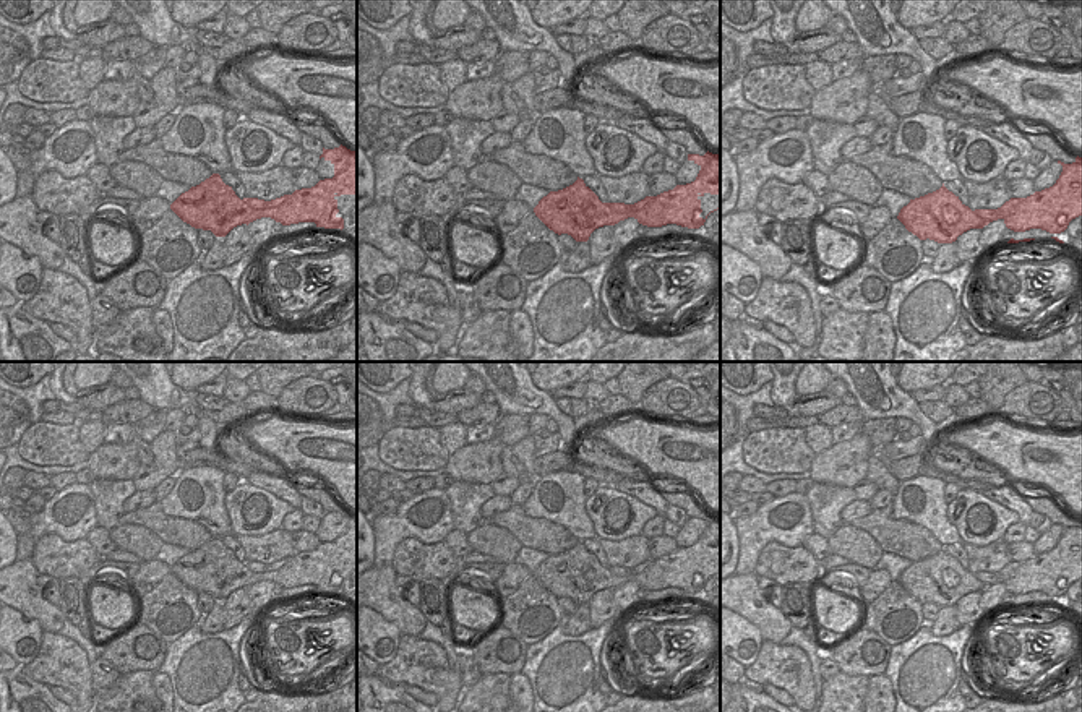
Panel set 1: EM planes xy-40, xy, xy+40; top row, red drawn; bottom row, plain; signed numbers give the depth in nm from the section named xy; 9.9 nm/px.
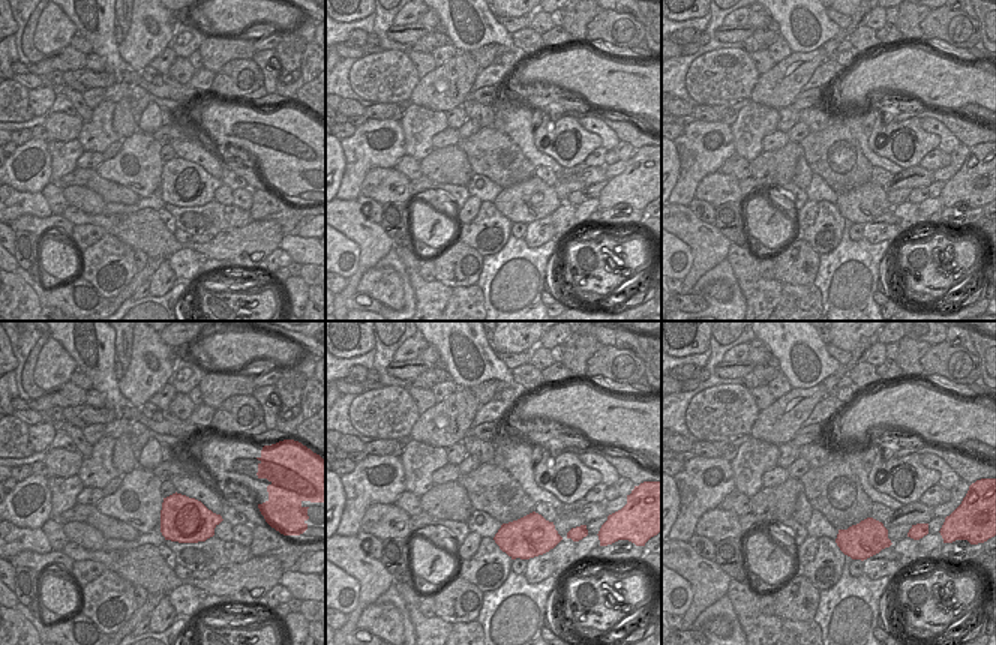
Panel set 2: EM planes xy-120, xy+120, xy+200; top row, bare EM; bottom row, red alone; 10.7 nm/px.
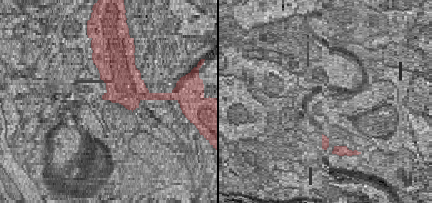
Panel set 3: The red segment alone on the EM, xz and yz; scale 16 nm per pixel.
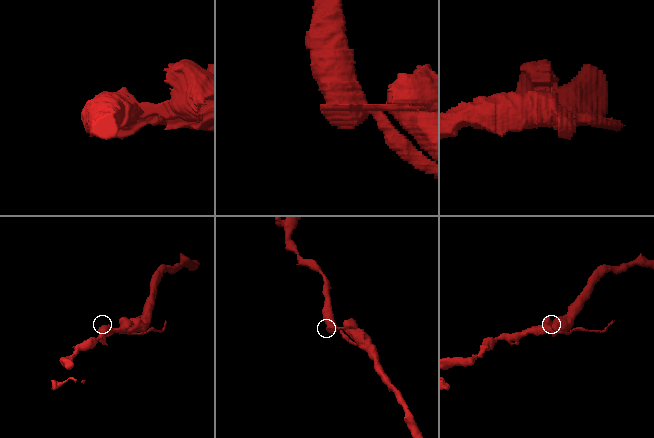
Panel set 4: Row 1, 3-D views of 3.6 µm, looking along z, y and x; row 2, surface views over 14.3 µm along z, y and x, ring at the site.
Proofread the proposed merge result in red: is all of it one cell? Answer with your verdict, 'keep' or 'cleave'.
cleave

